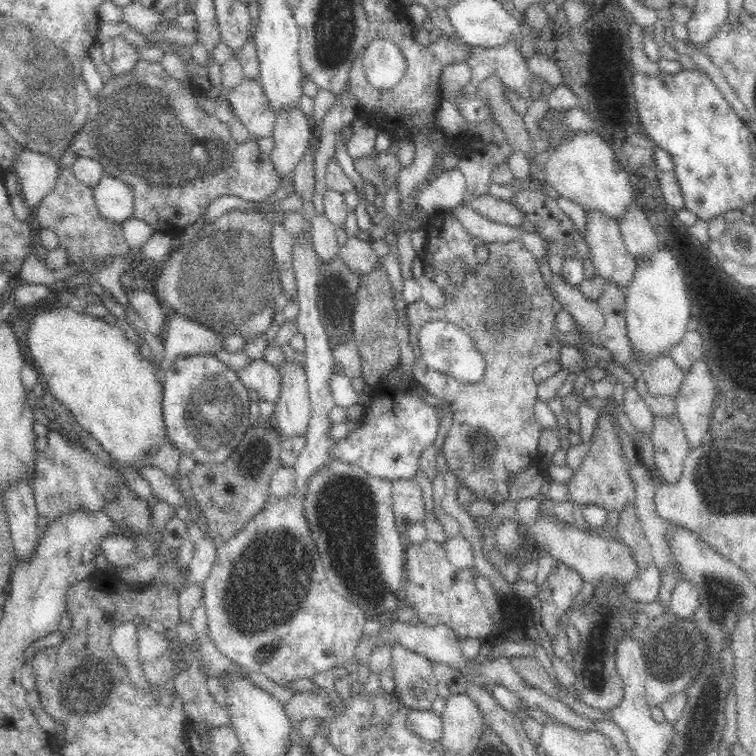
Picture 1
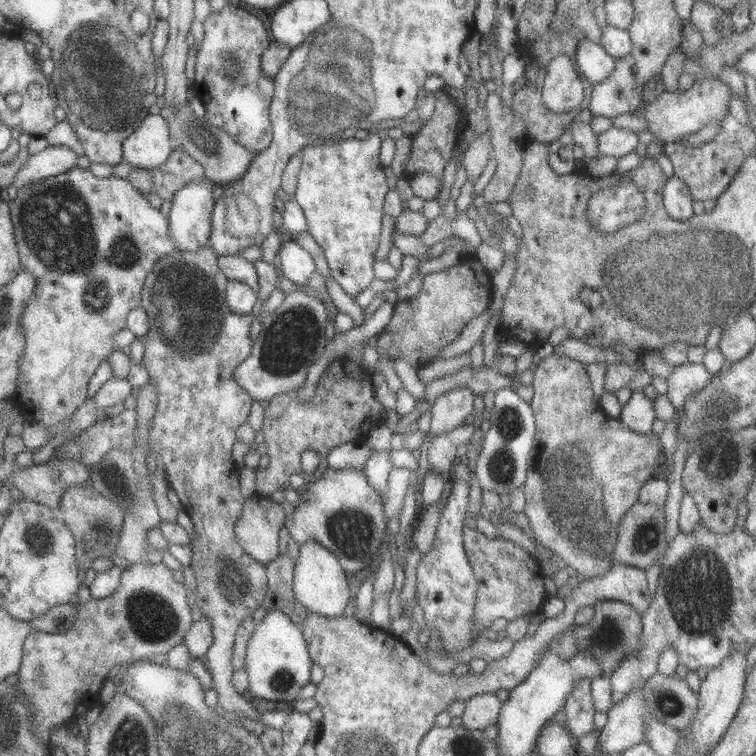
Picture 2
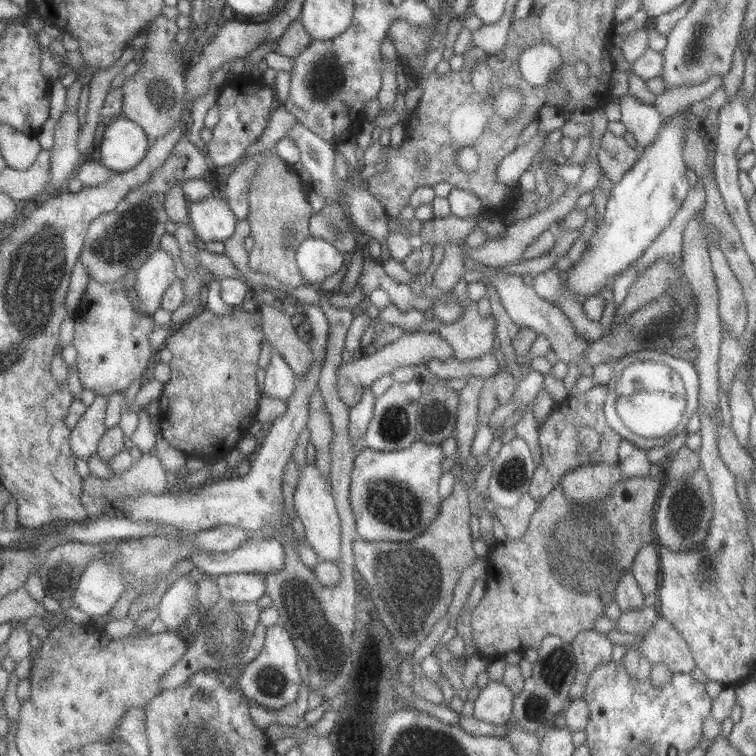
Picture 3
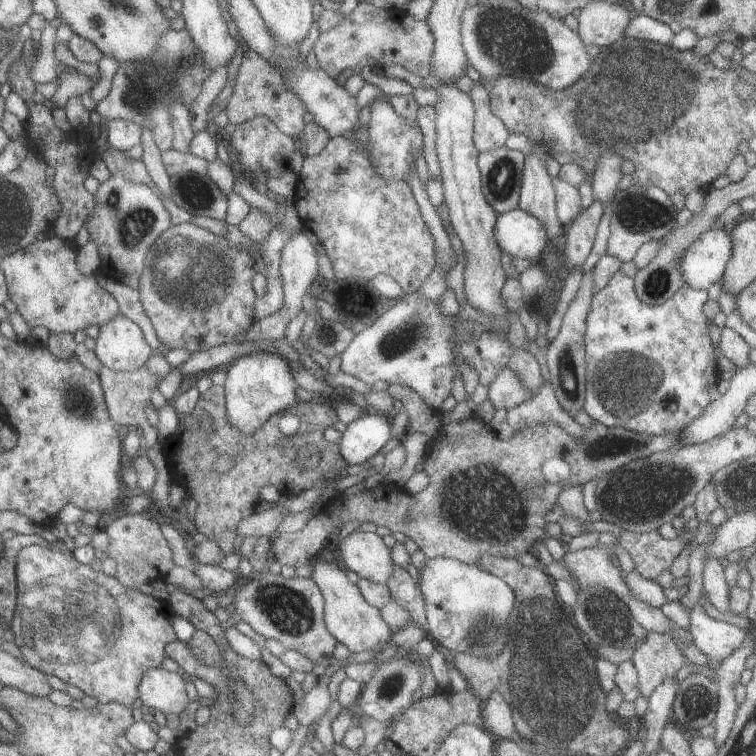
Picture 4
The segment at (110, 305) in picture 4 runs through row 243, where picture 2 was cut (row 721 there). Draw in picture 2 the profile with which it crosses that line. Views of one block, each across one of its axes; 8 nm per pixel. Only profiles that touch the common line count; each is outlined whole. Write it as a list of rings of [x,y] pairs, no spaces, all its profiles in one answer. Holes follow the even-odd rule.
[[[142,560],[130,564],[124,571],[120,588],[104,601],[92,597],[88,602],[82,603],[77,599],[70,603],[78,607],[78,618],[74,628],[60,634],[34,629],[26,641],[26,654],[18,674],[17,684],[21,693],[38,711],[37,716],[31,712],[35,720],[35,730],[43,742],[49,745],[53,740],[53,732],[74,723],[78,717],[87,715],[101,703],[99,696],[112,668],[116,668],[118,664],[137,663],[138,660],[149,661],[158,654],[169,654],[178,644],[185,642],[195,623],[192,606],[188,604],[188,587],[184,586],[184,582],[180,584],[176,578],[176,571],[170,570],[163,562]]]

